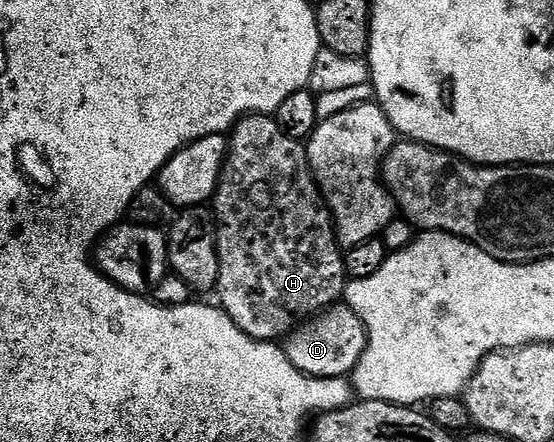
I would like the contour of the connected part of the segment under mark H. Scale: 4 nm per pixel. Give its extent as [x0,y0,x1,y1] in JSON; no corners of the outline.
[212,115,346,341]

